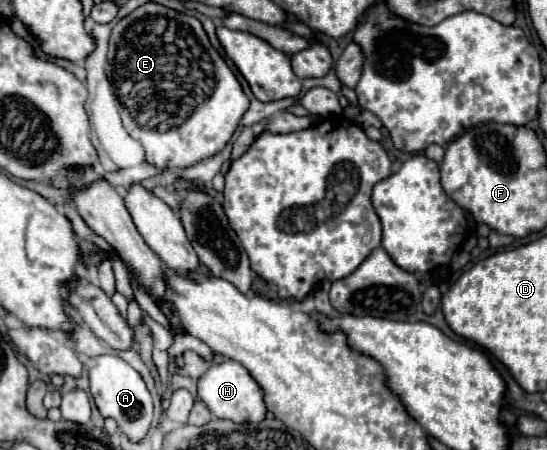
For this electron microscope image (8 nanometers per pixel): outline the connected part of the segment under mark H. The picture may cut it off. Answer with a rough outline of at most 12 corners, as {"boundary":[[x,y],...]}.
{"boundary":[[235,360],[211,364],[197,394],[223,420],[263,422],[261,386]]}

